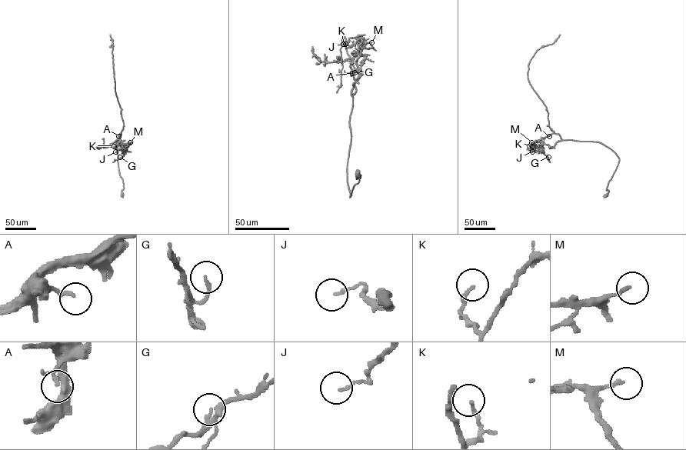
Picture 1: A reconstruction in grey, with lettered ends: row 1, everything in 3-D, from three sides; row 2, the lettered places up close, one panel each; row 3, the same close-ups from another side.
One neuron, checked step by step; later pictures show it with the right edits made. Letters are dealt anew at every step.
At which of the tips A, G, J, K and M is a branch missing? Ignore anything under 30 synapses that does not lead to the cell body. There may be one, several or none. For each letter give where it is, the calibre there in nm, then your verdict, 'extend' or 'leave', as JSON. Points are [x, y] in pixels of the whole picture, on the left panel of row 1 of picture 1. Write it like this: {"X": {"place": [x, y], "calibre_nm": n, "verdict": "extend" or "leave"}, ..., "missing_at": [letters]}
{"A": {"place": [118, 136], "calibre_nm": 180, "verdict": "leave"}, "G": {"place": [120, 157], "calibre_nm": 150, "verdict": "leave"}, "J": {"place": [115, 151], "calibre_nm": 120, "verdict": "leave"}, "K": {"place": [114, 146], "calibre_nm": 170, "verdict": "leave"}, "M": {"place": [130, 142], "calibre_nm": 130, "verdict": "leave"}, "missing_at": []}

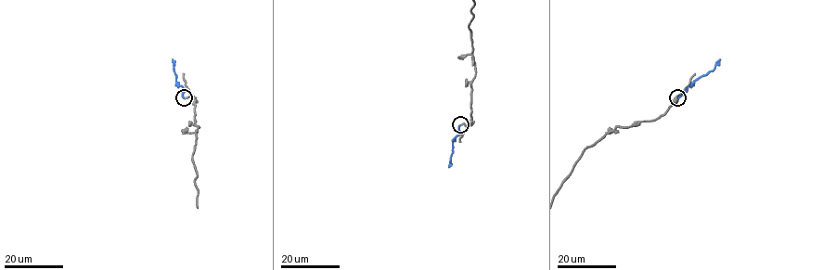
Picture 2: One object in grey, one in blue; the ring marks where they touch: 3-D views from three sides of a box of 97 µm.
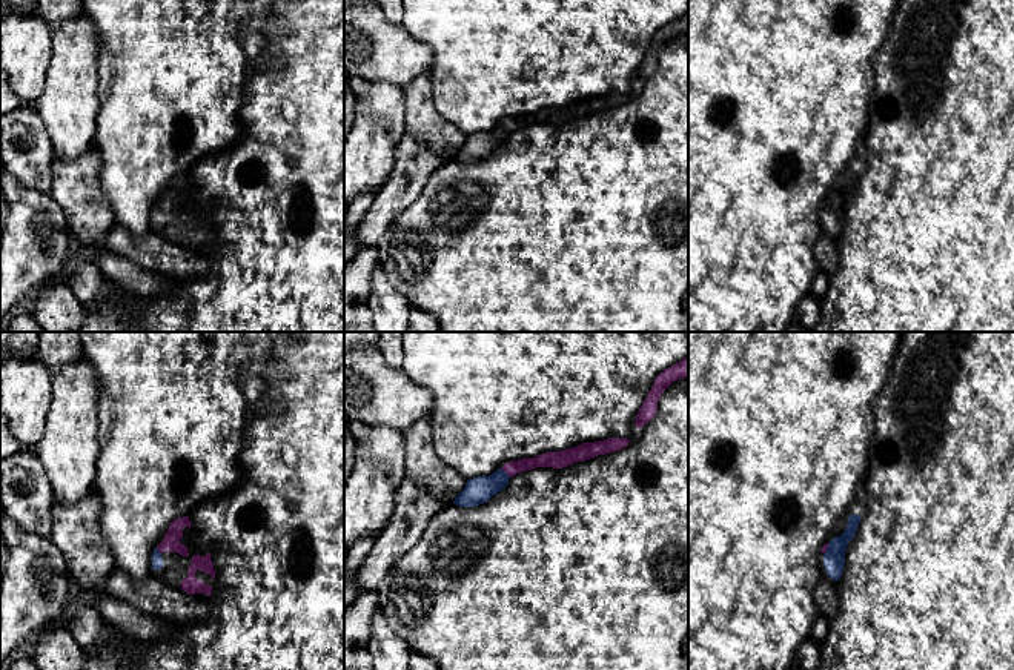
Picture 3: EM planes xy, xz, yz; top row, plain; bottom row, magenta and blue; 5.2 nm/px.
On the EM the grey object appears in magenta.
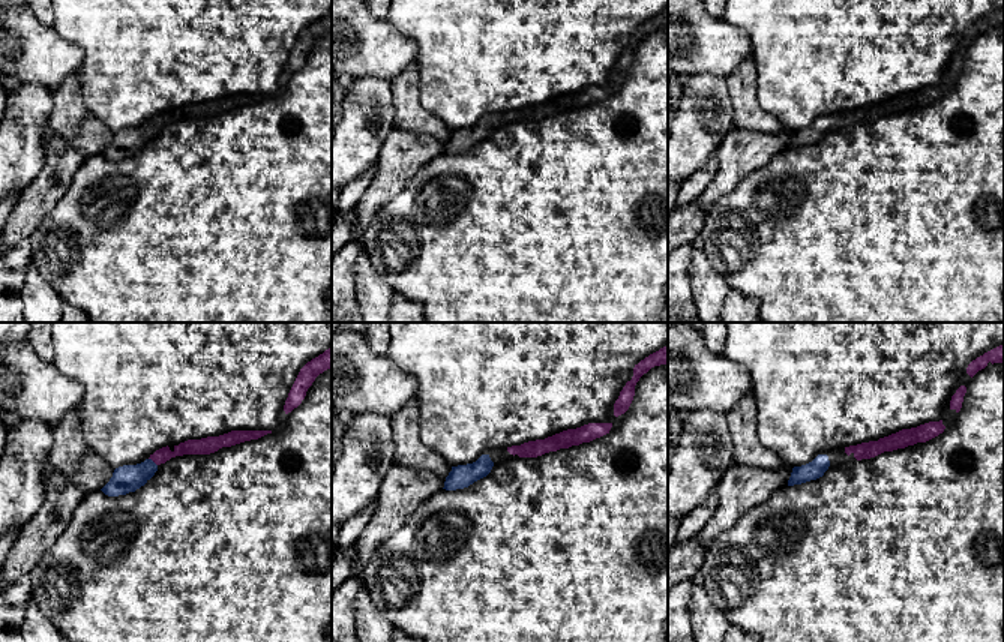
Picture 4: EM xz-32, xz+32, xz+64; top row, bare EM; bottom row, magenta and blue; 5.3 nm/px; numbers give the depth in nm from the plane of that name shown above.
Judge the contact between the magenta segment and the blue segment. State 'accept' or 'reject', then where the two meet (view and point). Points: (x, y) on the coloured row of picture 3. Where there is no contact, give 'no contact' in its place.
accept; meets magenta in xz at (506, 472)

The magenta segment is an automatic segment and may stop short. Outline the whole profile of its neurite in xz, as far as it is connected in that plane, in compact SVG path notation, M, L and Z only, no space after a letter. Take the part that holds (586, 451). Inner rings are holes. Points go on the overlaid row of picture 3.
M607 438L604 441L582 443L573 449L559 452L545 452L535 458L522 458L510 461L489 476L478 476L467 479L467 484L461 493L455 498L453 504L459 507L475 507L487 502L493 495L505 489L509 479L516 473L532 470L536 467L562 469L578 461L587 461L598 455L611 453L627 447L630 439L627 438Z

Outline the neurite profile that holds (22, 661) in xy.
M22 652L9 661L6 670L38 670L38 667L34 664L29 655Z

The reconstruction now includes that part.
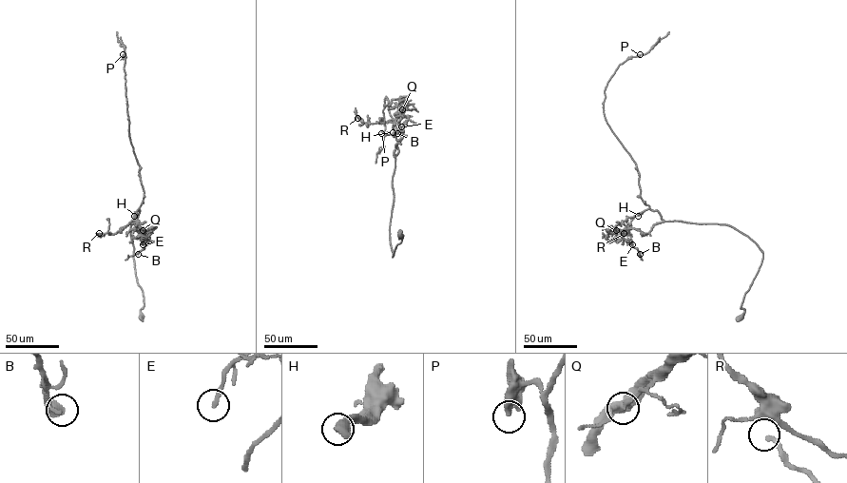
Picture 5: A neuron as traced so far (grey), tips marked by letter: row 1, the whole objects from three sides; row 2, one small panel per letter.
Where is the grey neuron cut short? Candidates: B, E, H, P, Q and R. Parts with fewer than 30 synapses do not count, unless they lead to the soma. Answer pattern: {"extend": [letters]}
{"extend": ["H"]}

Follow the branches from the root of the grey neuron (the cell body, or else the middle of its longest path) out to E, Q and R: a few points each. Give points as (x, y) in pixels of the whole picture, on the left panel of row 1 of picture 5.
E: (142, 318), (144, 297), (130, 236), (135, 221), (136, 230), (149, 237), (143, 244)
Q: (142, 318), (144, 297), (136, 276), (131, 225), (136, 221), (136, 230), (143, 230)
R: (142, 318), (144, 297), (136, 276), (130, 229), (140, 210), (133, 217), (136, 219), (118, 232), (99, 233)

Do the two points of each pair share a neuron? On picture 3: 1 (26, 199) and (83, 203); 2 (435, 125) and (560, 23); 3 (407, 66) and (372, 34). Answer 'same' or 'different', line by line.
1: different
2: different
3: same

